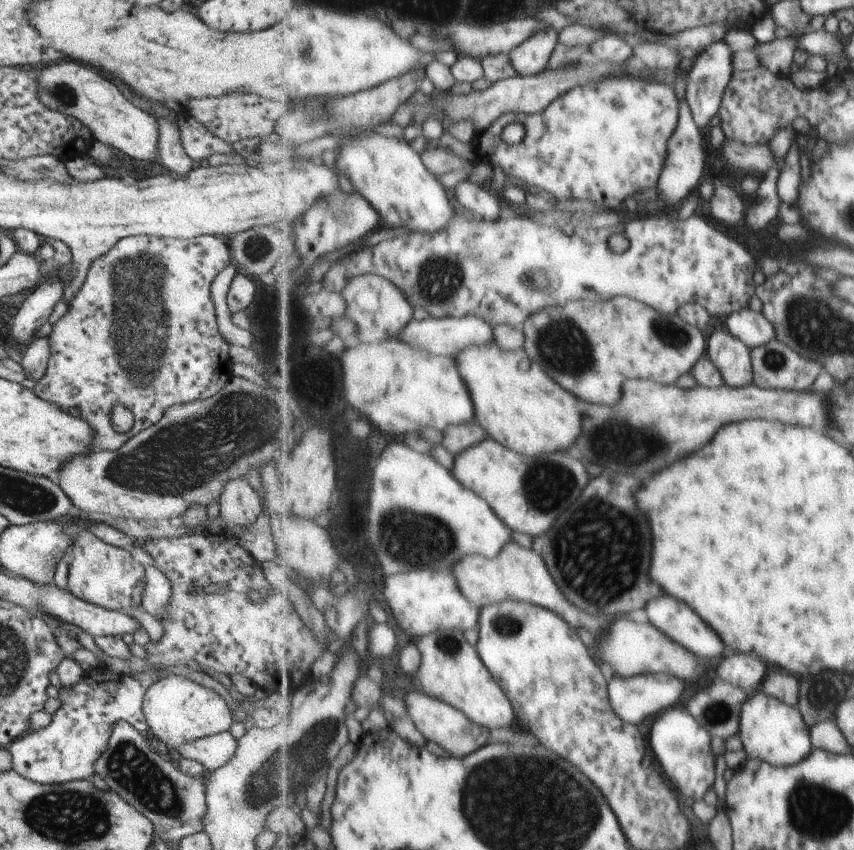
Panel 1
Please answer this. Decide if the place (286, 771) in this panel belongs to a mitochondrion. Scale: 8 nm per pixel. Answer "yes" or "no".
yes

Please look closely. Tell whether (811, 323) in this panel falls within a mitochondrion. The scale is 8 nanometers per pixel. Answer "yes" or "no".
yes

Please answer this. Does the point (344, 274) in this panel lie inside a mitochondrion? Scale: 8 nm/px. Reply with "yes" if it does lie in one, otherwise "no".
no

